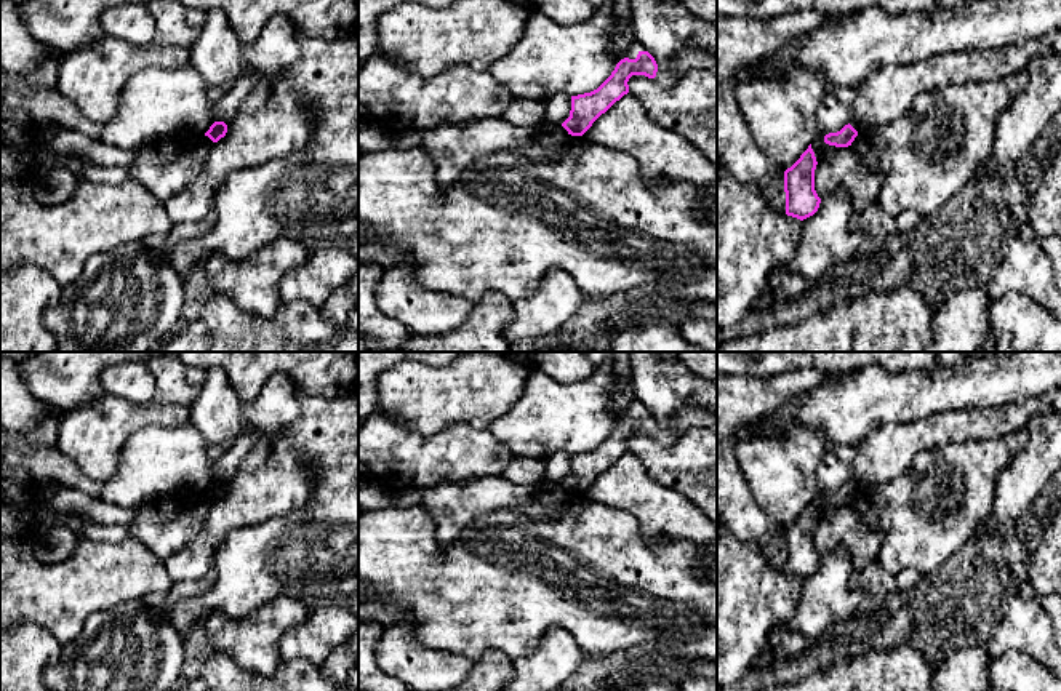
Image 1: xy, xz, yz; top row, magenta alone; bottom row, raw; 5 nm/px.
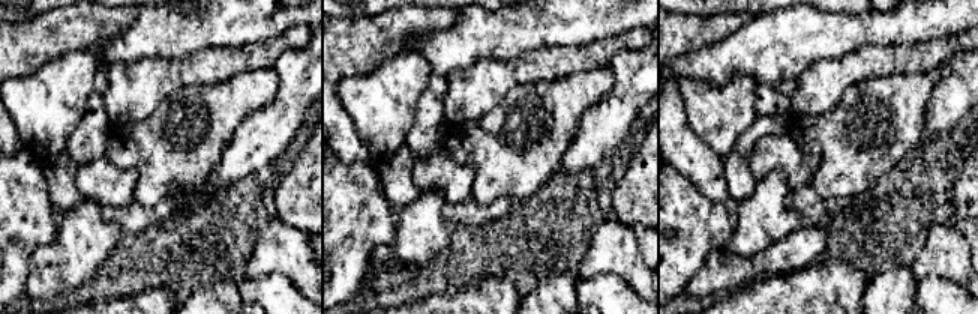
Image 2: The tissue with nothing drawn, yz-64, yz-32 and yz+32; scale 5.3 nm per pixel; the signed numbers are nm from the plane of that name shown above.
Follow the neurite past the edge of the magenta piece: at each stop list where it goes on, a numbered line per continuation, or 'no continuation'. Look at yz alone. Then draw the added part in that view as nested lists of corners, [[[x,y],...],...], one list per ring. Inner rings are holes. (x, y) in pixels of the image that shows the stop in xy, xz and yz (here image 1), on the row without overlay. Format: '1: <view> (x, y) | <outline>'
no continuation

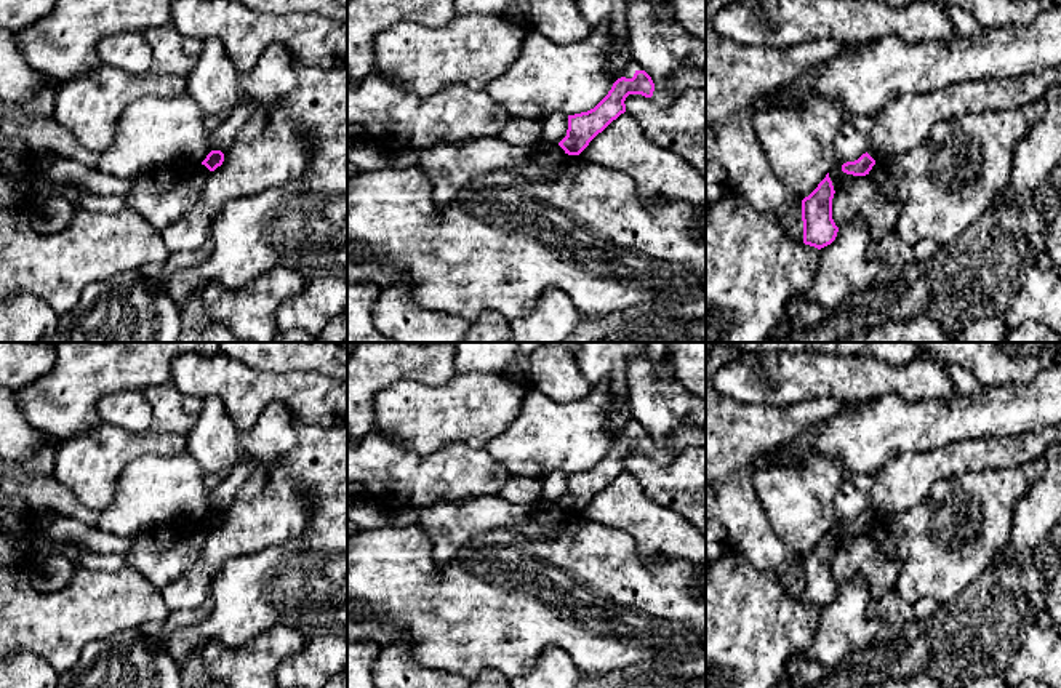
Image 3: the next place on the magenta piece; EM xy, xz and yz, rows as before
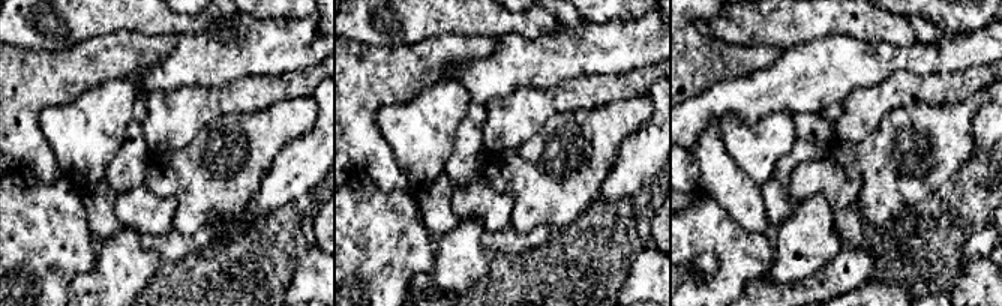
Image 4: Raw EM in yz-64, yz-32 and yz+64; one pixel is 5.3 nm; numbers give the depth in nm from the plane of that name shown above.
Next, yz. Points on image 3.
no continuation

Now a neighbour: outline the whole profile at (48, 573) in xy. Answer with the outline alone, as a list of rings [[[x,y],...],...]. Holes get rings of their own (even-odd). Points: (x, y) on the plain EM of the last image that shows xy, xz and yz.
[[[51,552],[30,562],[30,582],[43,594],[61,590],[72,579],[77,565],[61,554]]]

